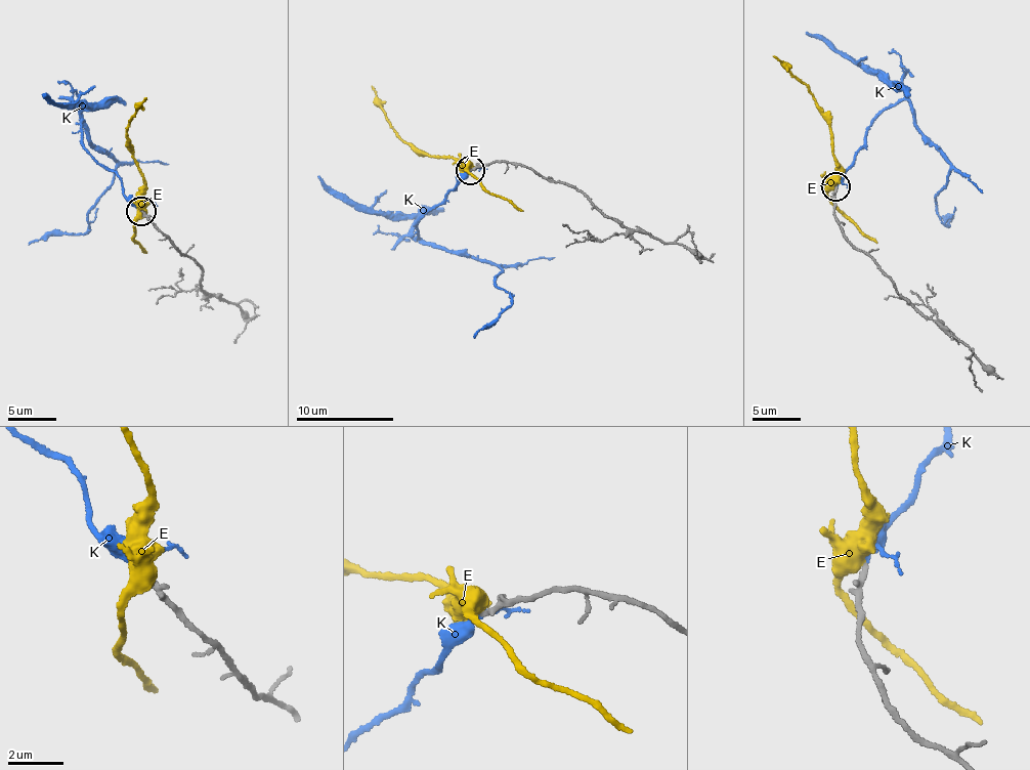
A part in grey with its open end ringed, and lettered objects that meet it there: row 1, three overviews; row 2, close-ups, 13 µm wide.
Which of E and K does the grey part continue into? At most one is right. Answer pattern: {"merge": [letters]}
{"merge": ["K"]}

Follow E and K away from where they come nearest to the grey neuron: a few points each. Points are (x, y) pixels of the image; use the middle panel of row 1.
E: (472, 169), (446, 156), (424, 153), (398, 137), (372, 85)
K: (470, 170), (467, 177), (419, 220), (421, 239), (500, 268), (495, 285), (503, 289), (511, 301), (473, 337)

